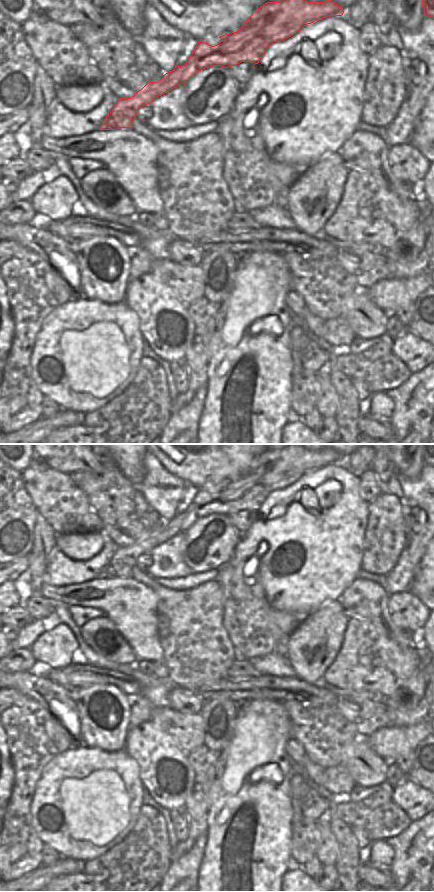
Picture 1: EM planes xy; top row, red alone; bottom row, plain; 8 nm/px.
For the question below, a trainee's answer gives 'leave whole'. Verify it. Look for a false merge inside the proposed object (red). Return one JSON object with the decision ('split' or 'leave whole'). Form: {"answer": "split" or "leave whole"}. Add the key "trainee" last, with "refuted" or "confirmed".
{"answer": "leave whole", "trainee": "confirmed"}

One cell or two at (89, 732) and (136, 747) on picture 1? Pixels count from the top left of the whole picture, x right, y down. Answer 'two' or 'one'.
two

